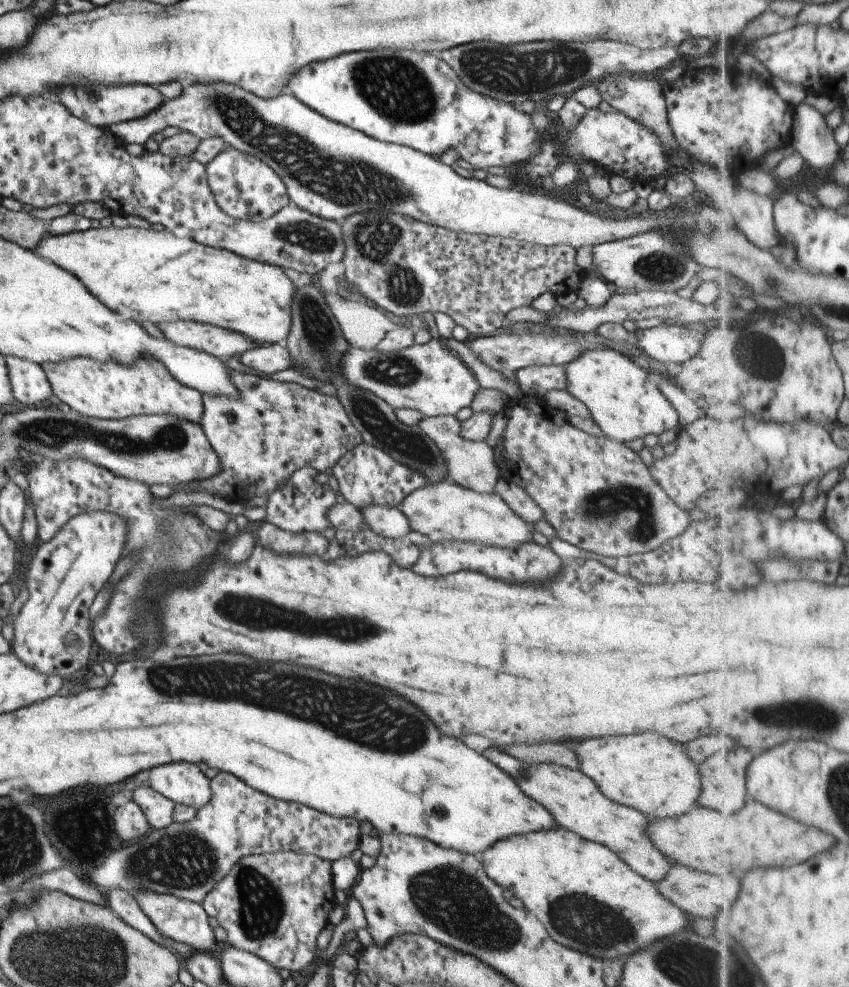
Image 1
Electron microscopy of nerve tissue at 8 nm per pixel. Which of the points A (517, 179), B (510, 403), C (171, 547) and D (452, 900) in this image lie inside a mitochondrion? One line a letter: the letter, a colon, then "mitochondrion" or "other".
A: other
B: other
C: mitochondrion
D: mitochondrion

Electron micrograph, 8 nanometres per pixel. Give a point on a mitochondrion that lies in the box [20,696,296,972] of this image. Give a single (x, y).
(187, 859)

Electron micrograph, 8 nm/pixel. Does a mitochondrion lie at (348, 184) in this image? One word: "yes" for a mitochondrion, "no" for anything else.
yes

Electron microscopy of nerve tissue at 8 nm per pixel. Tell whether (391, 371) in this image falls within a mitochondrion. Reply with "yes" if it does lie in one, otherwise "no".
yes

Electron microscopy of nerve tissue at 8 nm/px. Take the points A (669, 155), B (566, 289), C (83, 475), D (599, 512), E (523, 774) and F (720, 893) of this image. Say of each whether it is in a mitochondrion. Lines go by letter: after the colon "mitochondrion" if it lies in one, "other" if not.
A: other
B: other
C: other
D: mitochondrion
E: other
F: other

